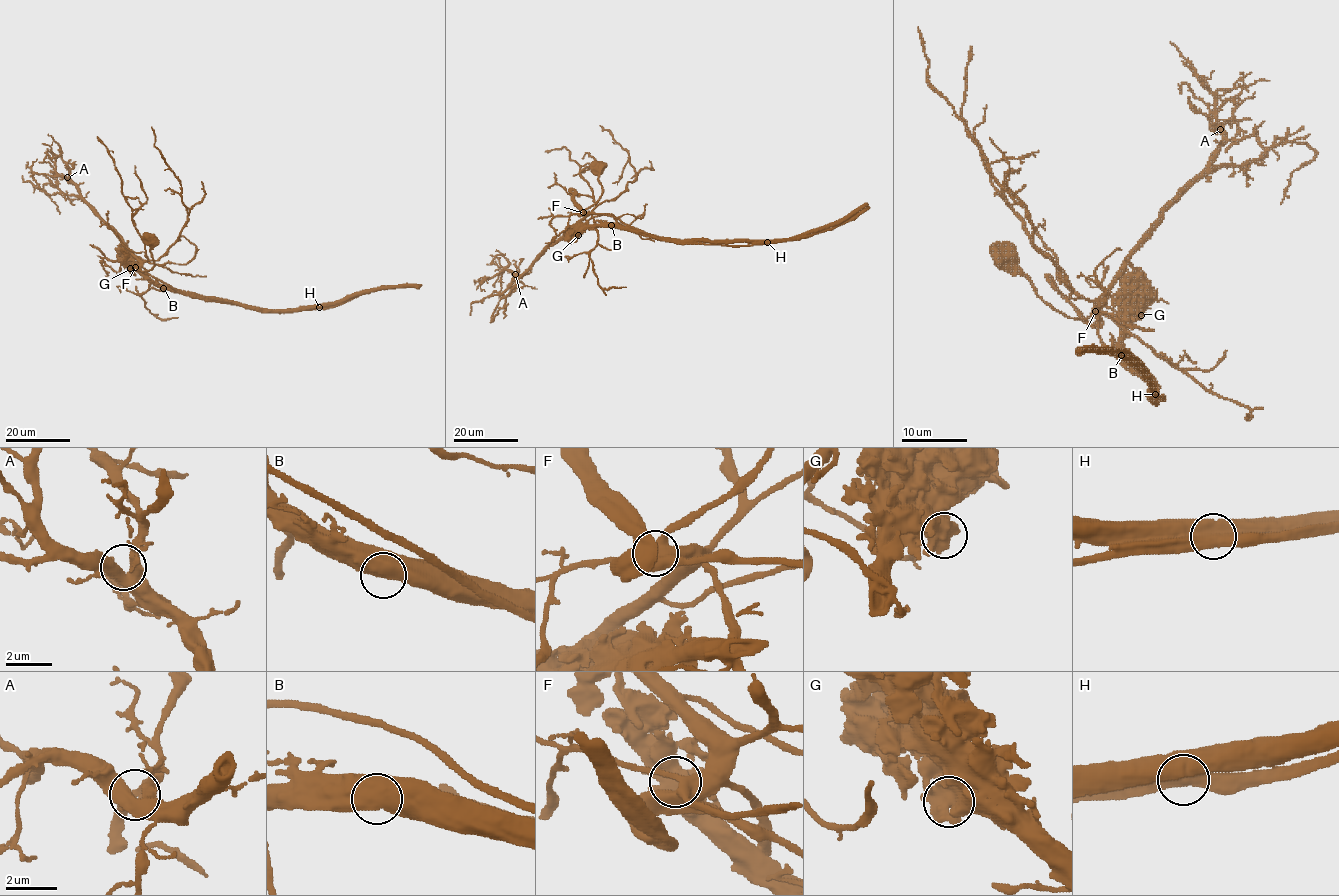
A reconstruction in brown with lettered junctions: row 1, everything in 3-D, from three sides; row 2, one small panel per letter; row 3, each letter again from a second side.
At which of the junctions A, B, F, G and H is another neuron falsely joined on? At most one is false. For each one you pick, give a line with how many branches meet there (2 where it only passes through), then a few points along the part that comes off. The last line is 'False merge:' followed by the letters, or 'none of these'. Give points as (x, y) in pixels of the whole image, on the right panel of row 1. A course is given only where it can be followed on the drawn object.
H: Branches: 1. Course of the part to remove: (1155, 394), (1102, 342), (1095, 302), (1196, 181), (1276, 145), (1308, 145), (1315, 157), (1281, 204)
False merge: H

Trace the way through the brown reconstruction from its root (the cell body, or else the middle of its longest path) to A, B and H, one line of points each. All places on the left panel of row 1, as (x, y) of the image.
A: (148, 239), (146, 241), (154, 266), (139, 271), (139, 260), (67, 177)
B: (148, 239), (146, 241), (154, 266), (145, 271), (137, 268), (143, 268), (155, 284), (163, 288)
H: (148, 239), (146, 241), (154, 266), (145, 271), (137, 268), (183, 293), (264, 309), (319, 308)

